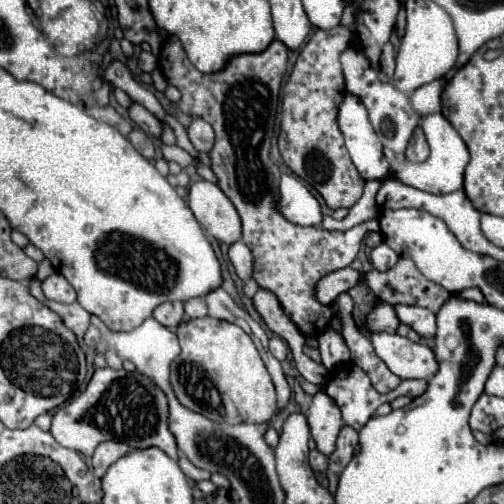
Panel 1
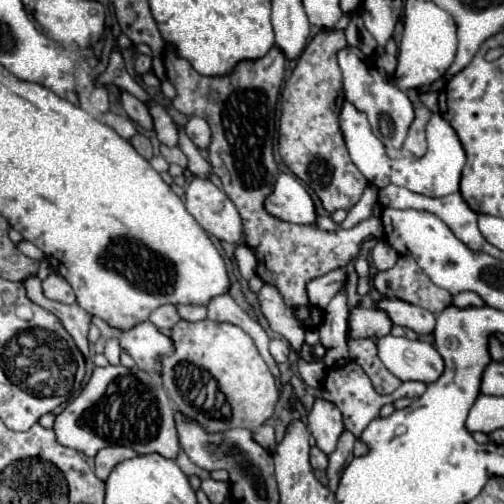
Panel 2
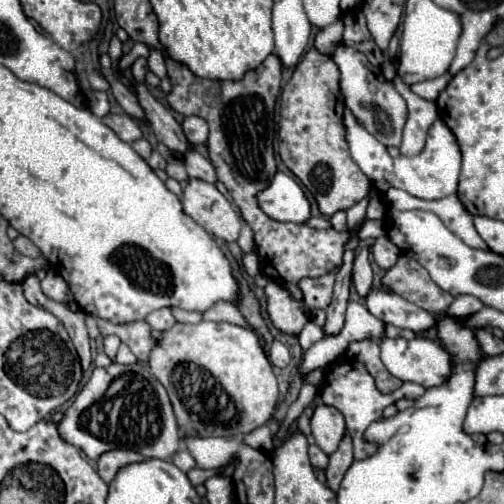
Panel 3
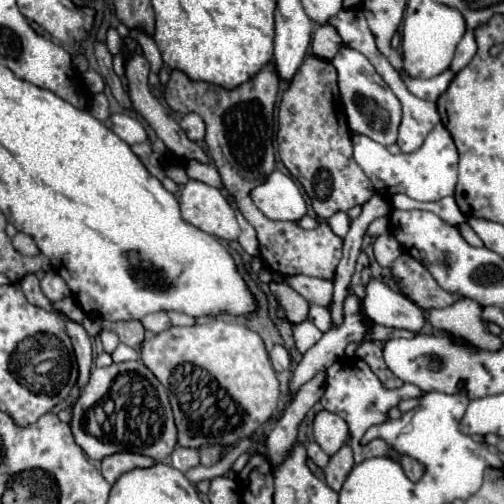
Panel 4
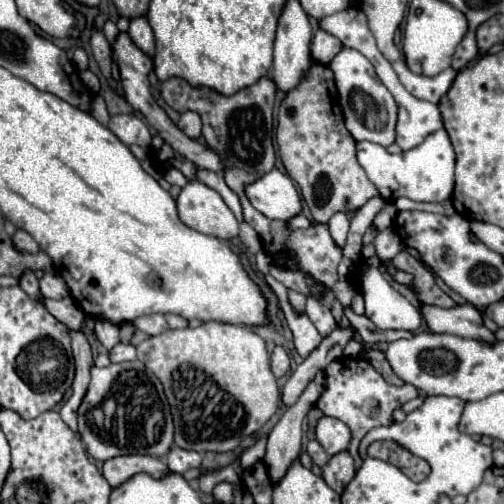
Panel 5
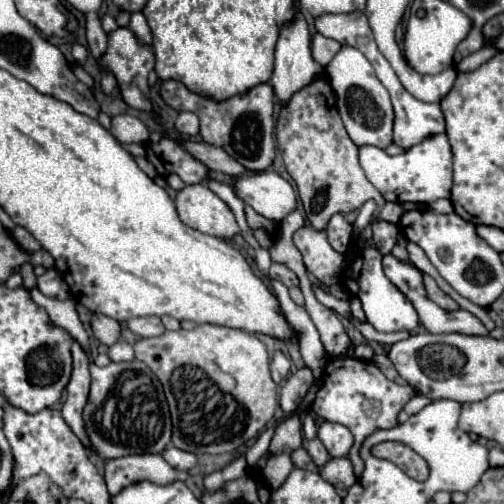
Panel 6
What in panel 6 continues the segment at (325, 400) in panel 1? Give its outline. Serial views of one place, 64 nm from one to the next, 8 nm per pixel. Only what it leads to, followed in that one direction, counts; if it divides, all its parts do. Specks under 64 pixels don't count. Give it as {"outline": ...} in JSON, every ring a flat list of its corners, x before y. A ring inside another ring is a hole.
{"outline":[[322,422,322,426,318,428,318,438,322,440,322,444,326,446,330,458,342,458,348,456,352,444,354,444,354,436,352,432,342,426,342,424,332,424,332,422]]}

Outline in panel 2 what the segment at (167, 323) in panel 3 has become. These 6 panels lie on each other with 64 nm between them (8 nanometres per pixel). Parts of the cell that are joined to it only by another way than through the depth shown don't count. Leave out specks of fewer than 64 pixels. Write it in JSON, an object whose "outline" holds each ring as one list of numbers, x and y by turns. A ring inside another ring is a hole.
{"outline":[[168,304,168,306,160,306,156,308,150,318,148,318,152,324,156,324,156,328,160,328,162,332,168,332,180,318,178,318,178,312,176,312,176,306]]}

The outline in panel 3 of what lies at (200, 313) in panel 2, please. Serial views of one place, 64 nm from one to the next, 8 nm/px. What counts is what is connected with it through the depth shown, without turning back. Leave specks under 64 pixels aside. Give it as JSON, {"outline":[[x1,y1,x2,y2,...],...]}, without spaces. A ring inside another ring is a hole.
{"outline":[[174,308,172,314,174,314,174,318,178,322,184,322,184,324,198,324,202,320,202,314,200,312,186,312,182,308]]}

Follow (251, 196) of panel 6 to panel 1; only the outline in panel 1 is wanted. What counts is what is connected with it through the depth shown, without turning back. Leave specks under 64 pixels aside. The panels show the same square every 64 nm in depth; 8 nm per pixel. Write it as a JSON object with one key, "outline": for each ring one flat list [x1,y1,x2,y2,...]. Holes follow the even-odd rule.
{"outline":[[282,174,278,210,292,224,316,226,322,222,318,200,308,192,308,188,300,178,290,174]]}

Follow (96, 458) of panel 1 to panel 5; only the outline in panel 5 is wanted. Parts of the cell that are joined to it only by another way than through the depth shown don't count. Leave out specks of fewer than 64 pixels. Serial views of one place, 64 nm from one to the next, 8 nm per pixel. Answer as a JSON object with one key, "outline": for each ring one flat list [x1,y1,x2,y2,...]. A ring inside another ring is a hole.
{"outline":[[128,454,104,462,104,478,112,488,118,488,140,472,152,478,164,478,169,473,169,468,160,458,146,454]]}

